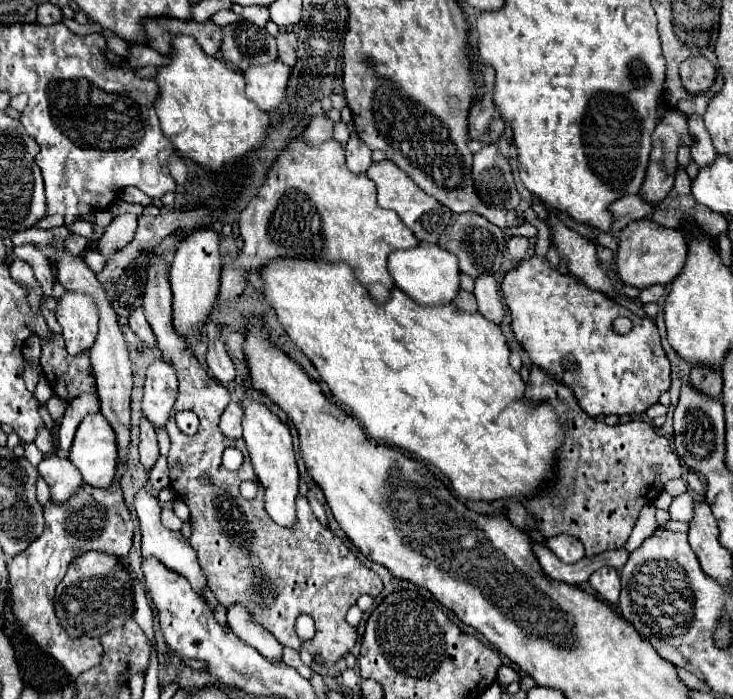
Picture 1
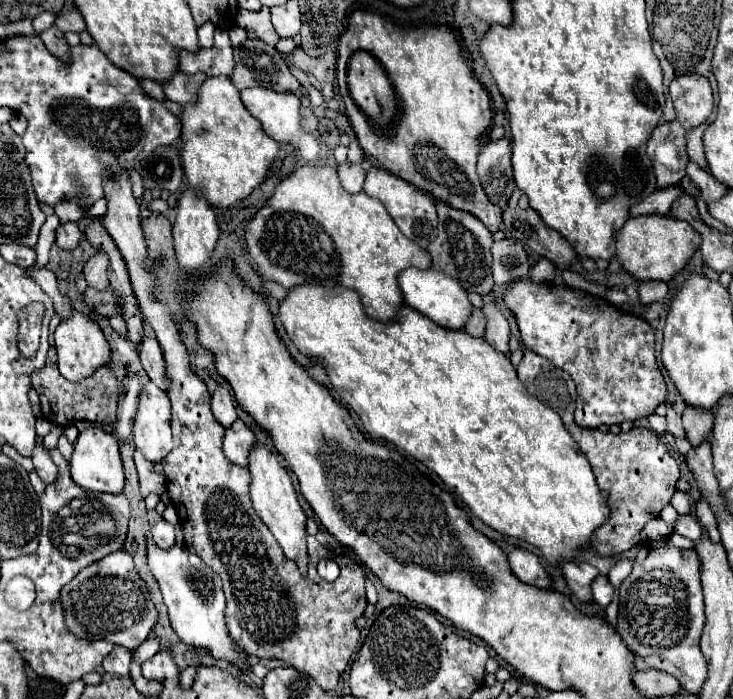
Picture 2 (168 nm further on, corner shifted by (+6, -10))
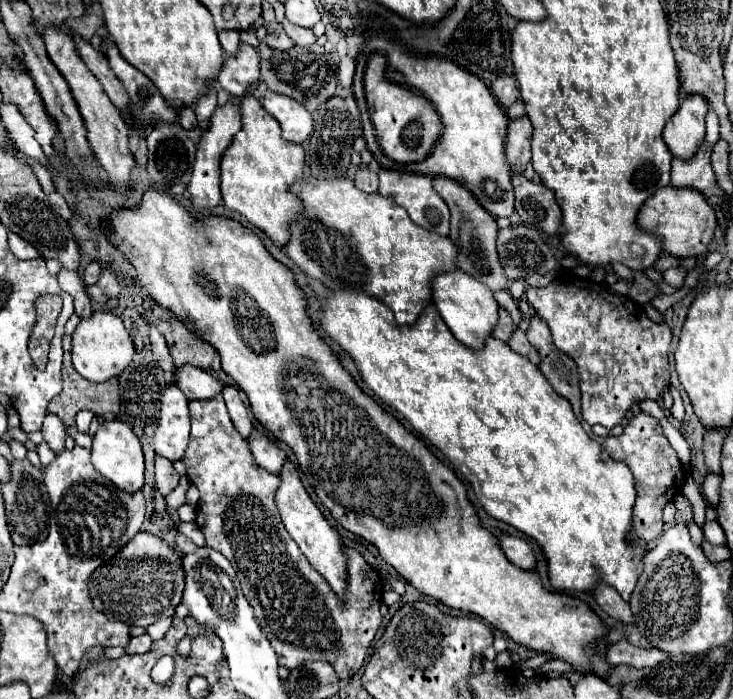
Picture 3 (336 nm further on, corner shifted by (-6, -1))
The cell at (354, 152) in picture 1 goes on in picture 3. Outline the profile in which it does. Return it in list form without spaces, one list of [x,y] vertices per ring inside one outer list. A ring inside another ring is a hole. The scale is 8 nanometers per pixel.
[[[360,166],[354,174],[354,182],[364,192],[378,192],[378,174],[372,172],[368,166]]]

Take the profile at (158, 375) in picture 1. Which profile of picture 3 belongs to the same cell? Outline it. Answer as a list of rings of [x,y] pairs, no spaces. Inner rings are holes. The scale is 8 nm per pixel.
[[[168,384],[162,394],[158,428],[152,436],[154,450],[168,458],[170,462],[180,460],[190,434],[190,416],[188,416],[188,400],[176,384]]]

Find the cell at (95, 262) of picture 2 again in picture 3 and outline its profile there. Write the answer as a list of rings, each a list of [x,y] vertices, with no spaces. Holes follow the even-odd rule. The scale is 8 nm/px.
[[[104,268],[102,272],[100,272],[100,280],[98,280],[98,284],[100,284],[100,288],[104,290],[104,294],[108,296],[108,298],[118,298],[120,296],[120,282],[118,282],[118,278],[116,278],[116,274],[112,272],[112,270],[108,270],[108,268]]]

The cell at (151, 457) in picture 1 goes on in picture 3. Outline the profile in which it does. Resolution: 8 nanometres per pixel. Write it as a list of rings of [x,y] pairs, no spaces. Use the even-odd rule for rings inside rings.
[[[156,454],[154,456],[154,468],[156,468],[156,490],[166,496],[168,492],[172,492],[176,486],[178,486],[178,480],[180,476],[174,476],[174,468],[172,468],[172,462],[166,460],[164,456]]]

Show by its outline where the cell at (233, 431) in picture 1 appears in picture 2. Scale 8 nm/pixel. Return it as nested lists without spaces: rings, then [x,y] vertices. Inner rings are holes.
[[[238,419],[232,429],[226,429],[224,453],[232,463],[240,467],[248,467],[248,455],[254,449],[254,443],[256,443],[254,433]]]

